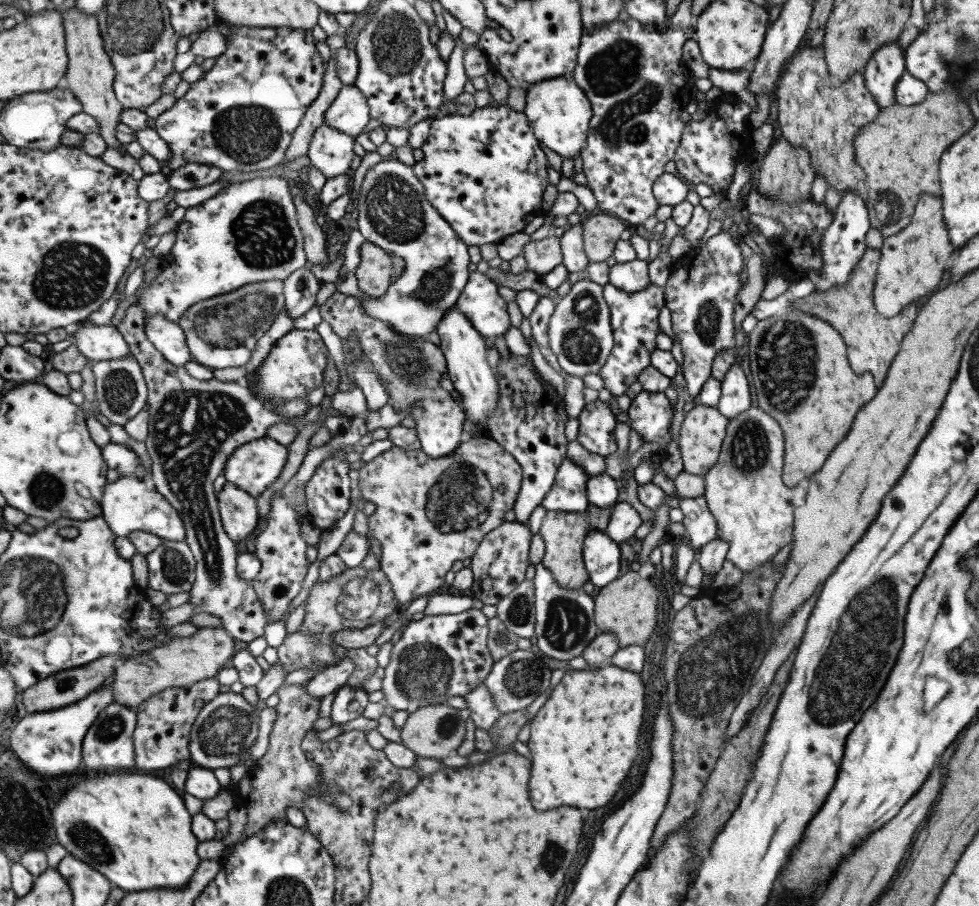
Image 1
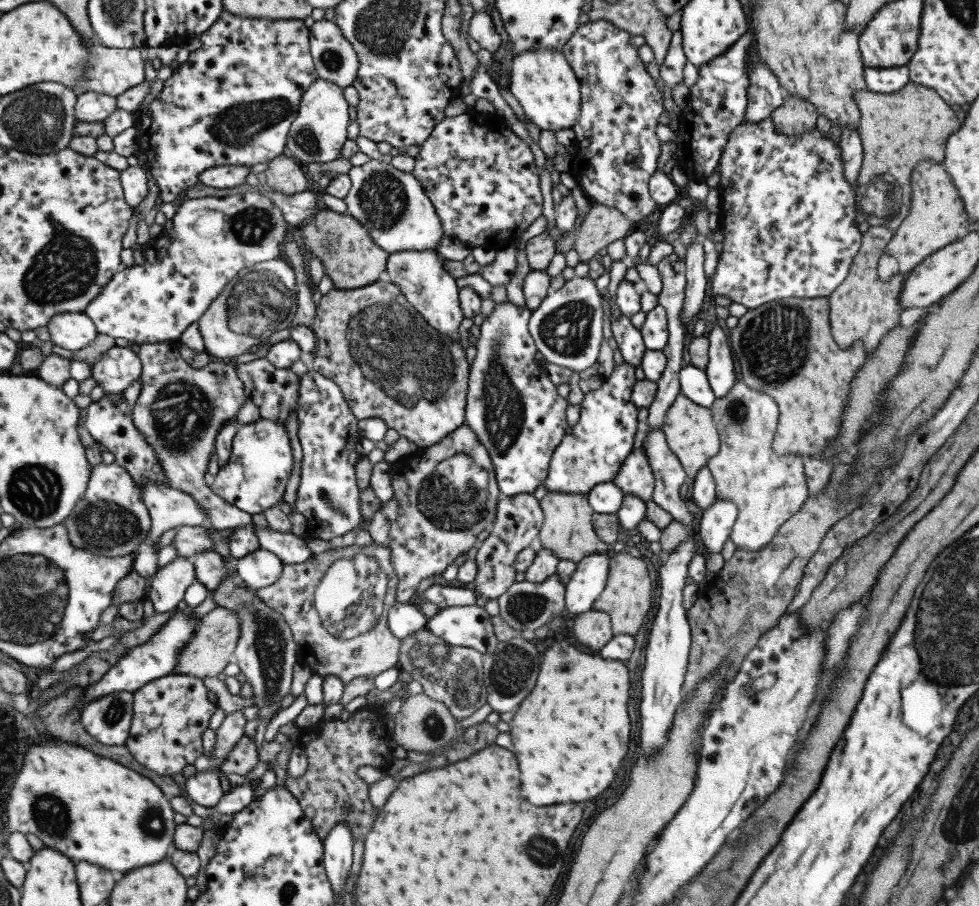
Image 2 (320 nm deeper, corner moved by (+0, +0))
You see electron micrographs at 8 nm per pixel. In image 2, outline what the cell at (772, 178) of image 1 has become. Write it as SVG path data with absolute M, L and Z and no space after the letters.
M784 95L783 102L770 112L774 129L786 135L798 135L815 129L816 108L797 95Z

